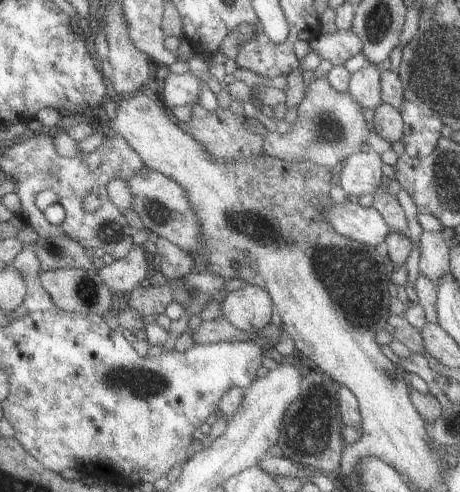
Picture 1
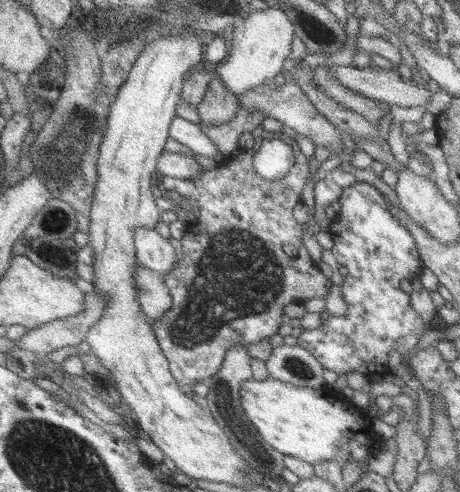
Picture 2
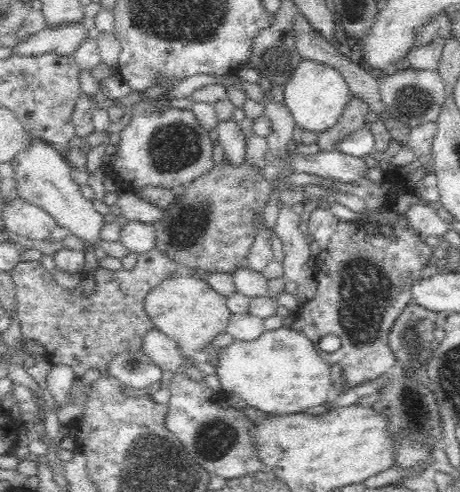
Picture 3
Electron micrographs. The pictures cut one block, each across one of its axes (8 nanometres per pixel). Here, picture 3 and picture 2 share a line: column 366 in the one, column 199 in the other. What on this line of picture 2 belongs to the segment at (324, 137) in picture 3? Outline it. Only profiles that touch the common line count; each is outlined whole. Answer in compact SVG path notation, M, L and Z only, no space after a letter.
M215 74L201 105L197 107L201 126L221 126L231 122L240 112L240 98L235 96Z

